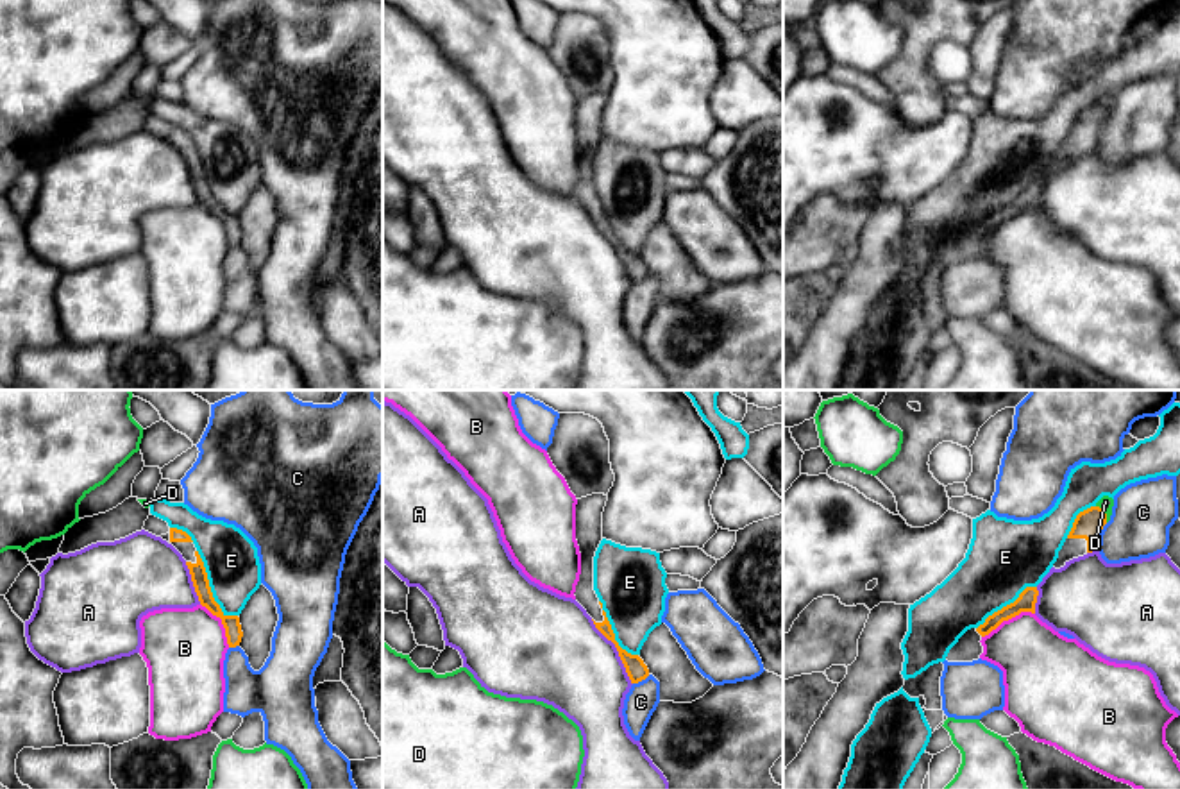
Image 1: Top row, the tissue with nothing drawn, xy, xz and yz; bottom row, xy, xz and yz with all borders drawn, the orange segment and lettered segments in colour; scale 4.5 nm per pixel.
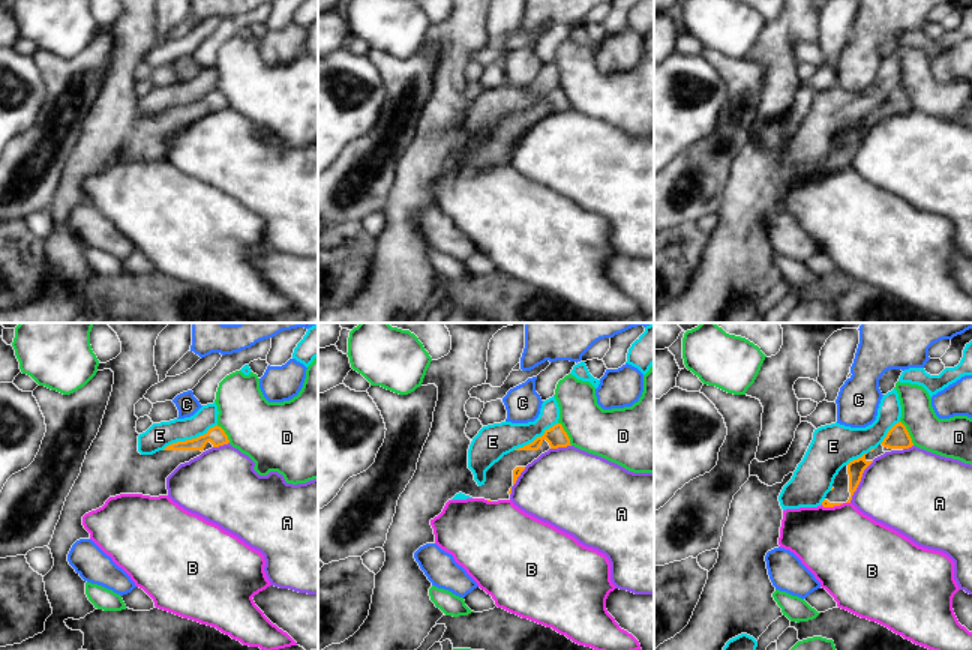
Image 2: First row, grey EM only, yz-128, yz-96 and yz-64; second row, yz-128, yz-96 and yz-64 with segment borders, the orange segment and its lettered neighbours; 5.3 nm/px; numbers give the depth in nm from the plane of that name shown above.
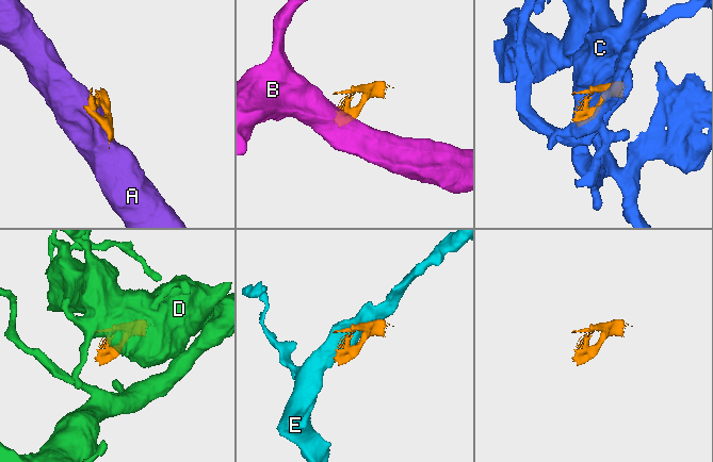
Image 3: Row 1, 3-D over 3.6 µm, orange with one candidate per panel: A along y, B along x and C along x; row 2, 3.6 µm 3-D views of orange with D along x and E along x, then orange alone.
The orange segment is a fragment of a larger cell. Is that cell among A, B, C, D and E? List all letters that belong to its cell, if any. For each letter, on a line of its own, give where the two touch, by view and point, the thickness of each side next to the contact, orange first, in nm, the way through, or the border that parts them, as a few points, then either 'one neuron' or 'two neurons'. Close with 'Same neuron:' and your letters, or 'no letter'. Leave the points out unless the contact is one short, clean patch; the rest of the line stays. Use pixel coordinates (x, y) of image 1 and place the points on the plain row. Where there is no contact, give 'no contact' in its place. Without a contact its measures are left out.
A: contact xz (617, 249); calibres 90 and 420 nm; two neurons
B: contact yz (1007, 219); calibres 90 and 340 nm; border yz (1034, 212), (1019, 212), (1003, 219), (982, 237); two neurons
C: contact yz (1098, 135); calibres 130 and 280 nm; two neurons
D: contact yz (1104, 111); calibres 130 and 60 nm; border yz (1096, 104), (1104, 110), (1107, 120); two neurons
E: contact xy (210, 186); calibres 80 and 240 nm; two neurons
Same neuron: no letter

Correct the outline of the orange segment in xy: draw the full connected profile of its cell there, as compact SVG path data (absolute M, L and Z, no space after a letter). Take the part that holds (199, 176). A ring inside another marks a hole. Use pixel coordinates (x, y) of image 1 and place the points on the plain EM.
M170 127L170 131L166 134L161 134L161 138L166 140L168 143L172 143L186 159L198 200L213 215L222 218L229 247L240 245L241 236L243 236L240 216L225 215L222 211L220 204L215 200L204 161L195 147L191 136L182 129Z

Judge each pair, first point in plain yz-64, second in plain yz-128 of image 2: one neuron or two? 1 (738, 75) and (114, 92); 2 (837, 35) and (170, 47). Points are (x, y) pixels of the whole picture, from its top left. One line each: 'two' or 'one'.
1: two
2: two

